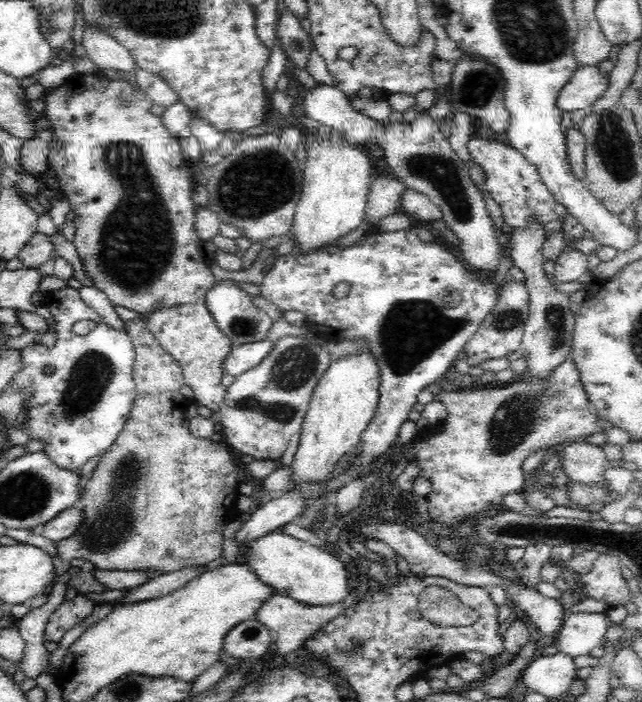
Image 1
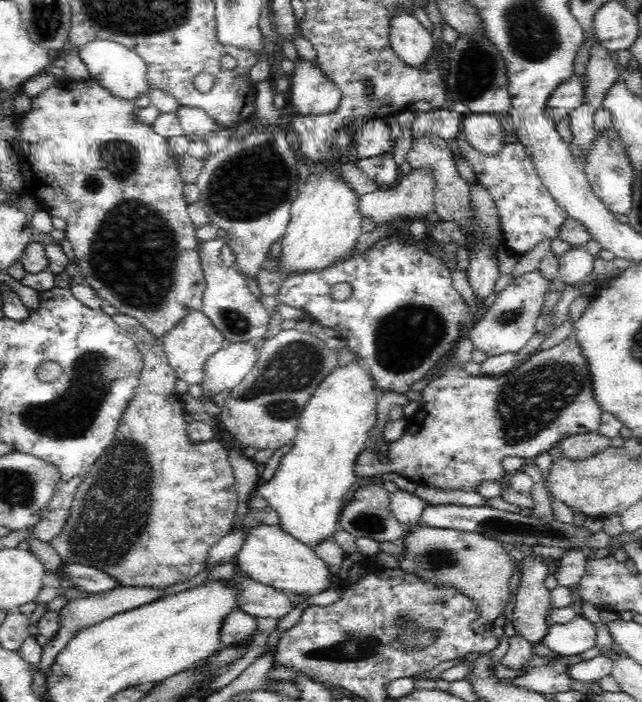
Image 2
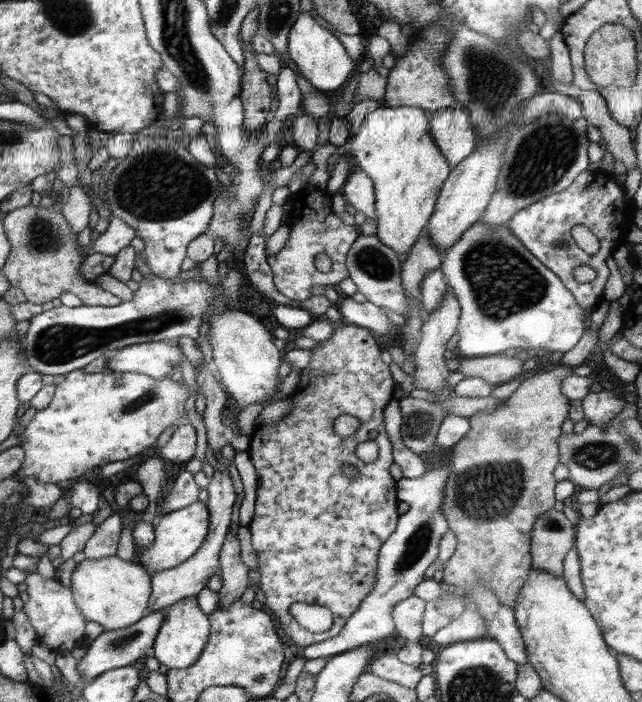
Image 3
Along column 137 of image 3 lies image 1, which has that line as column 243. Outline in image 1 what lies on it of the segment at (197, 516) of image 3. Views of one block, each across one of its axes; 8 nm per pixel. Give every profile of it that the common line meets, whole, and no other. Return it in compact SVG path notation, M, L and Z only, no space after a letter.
M272 530L245 548L242 562L248 564L258 579L276 593L308 606L335 606L350 594L345 565L324 549L312 546L286 533Z

